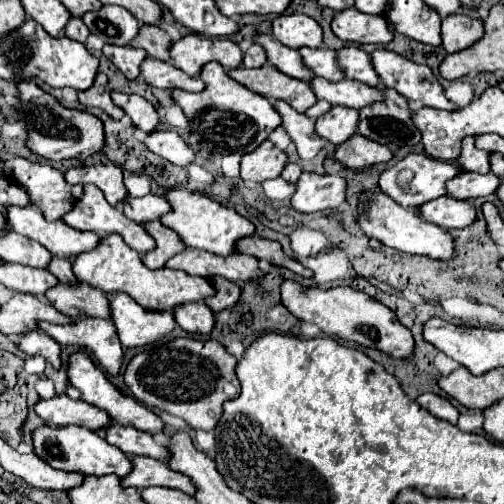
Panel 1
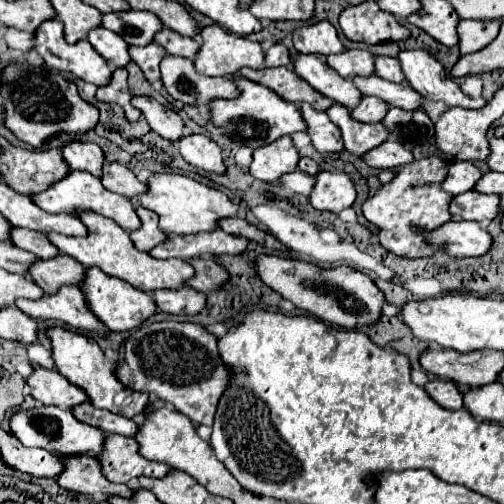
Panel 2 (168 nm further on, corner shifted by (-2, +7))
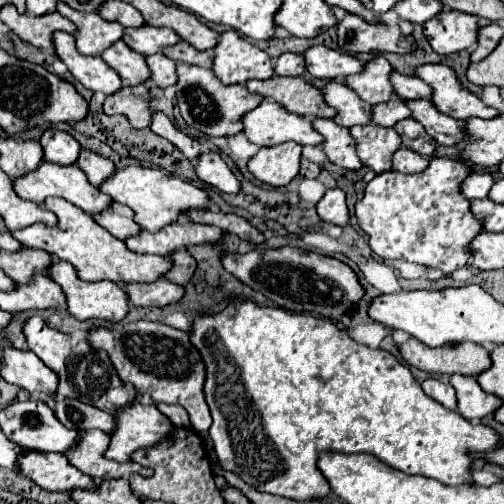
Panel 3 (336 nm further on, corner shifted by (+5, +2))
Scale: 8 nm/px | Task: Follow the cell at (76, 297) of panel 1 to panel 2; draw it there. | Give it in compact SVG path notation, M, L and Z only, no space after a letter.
M59 253L51 259L37 259L31 265L29 275L45 293L55 293L59 285L77 285L79 277L83 277L83 265L73 257Z

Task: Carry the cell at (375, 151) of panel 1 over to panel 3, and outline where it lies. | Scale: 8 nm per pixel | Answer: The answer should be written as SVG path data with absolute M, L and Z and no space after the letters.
M400 146L396 150L396 154L392 156L392 170L396 170L396 172L416 174L416 172L422 172L426 166L428 166L426 158L422 158L420 154L416 154L404 146Z

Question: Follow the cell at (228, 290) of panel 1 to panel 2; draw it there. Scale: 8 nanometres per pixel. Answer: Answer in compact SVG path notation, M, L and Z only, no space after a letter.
M195 257L189 263L193 265L195 275L187 281L187 285L201 293L209 293L227 281L227 271L211 257Z

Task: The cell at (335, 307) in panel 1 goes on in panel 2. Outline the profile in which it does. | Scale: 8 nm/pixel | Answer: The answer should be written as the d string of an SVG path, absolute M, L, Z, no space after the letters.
M259 255L255 259L255 271L265 285L269 285L281 297L289 299L295 307L319 317L321 321L327 321L331 325L345 327L345 329L359 329L361 325L375 323L385 303L383 293L377 289L371 277L347 265L323 269L299 259Z

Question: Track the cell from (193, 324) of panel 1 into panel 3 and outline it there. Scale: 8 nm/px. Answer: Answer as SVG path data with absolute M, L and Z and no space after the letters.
M160 278L152 284L128 284L124 290L134 306L166 308L184 298L184 288L168 282L166 278Z

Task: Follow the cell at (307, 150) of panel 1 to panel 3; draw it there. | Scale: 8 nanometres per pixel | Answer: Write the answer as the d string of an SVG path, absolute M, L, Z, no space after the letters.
M328 118L312 120L312 128L318 134L322 134L322 138L324 138L322 148L324 148L324 154L328 156L328 160L332 164L346 168L346 170L356 170L362 166L362 162L356 156L354 140L352 140L348 128L342 128Z

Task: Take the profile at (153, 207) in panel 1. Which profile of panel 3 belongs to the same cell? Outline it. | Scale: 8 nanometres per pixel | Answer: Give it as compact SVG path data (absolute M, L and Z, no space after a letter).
M82 150L76 164L88 176L88 182L92 186L100 186L108 178L112 178L112 174L116 172L116 166L112 160L100 156L100 154L94 154L90 150Z

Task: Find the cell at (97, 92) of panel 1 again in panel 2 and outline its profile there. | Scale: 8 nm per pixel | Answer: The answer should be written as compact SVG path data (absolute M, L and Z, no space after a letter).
M115 69L111 83L105 87L99 87L97 99L103 103L121 105L125 109L125 115L129 121L139 121L139 117L141 117L141 111L131 105L133 95L129 93L129 85L127 85L127 69Z

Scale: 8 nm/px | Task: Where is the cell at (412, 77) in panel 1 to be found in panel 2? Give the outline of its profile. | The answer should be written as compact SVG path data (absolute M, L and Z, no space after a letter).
M401 51L399 57L401 69L411 83L425 99L443 101L447 107L467 107L481 109L487 101L473 99L461 91L453 77L447 75L445 67L427 51Z

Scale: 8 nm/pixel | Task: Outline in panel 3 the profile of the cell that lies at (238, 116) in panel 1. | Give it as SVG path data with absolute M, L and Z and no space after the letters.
M262 100L260 106L250 110L250 114L244 114L242 134L258 146L276 146L288 140L302 146L316 146L322 142L322 136L312 128L306 116L296 116L268 100Z

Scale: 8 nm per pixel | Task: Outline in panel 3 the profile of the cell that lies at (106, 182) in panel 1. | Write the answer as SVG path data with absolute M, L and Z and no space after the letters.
M46 130L40 138L40 144L44 148L46 162L60 164L60 166L76 164L76 158L82 148L78 140L74 140L68 132L62 130Z

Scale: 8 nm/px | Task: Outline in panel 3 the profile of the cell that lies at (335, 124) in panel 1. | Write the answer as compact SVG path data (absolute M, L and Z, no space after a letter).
M392 96L388 102L372 106L372 122L378 126L392 128L398 120L404 120L408 116L410 116L410 110L396 96Z

